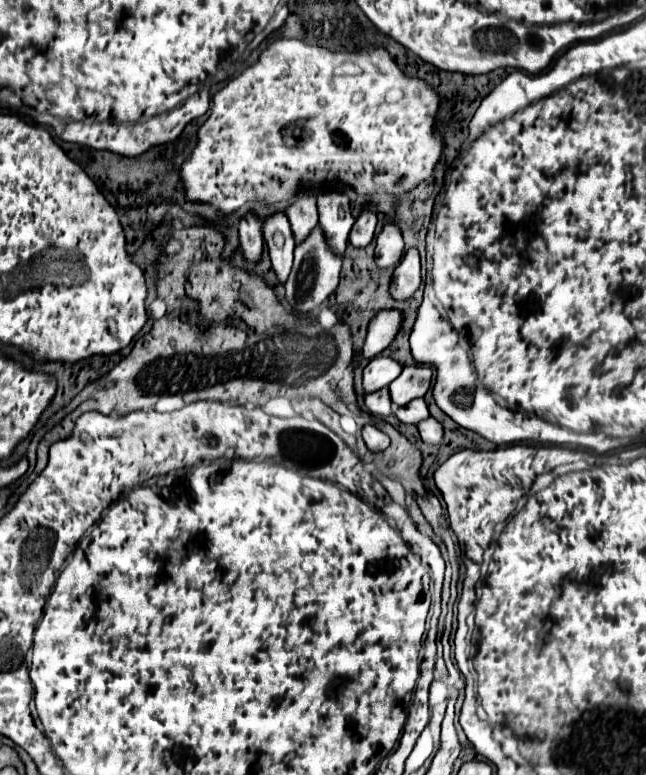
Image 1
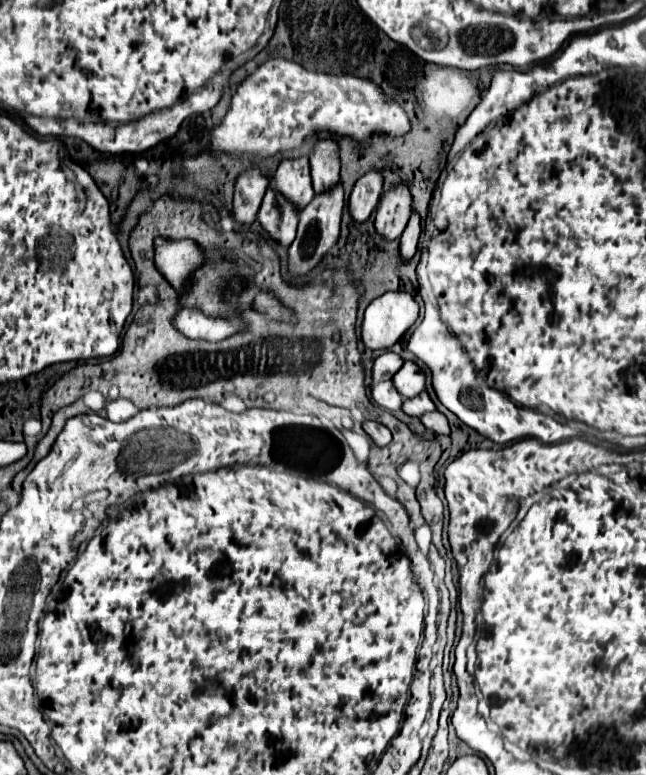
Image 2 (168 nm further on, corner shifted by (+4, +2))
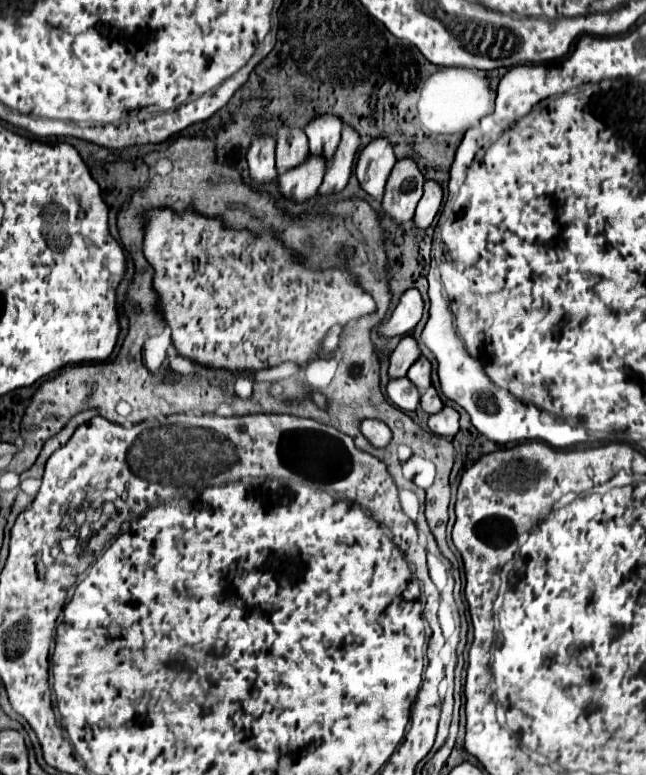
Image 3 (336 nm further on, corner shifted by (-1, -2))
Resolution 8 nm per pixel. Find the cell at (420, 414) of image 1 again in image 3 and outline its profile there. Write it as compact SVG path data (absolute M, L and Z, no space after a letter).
M429 386L429 388L423 392L423 396L421 396L421 408L423 408L427 414L435 414L435 412L439 412L439 410L443 408L443 402L441 402L435 386Z

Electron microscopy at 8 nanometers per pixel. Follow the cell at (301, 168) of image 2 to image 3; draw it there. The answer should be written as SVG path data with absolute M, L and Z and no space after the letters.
M281 126L277 130L277 172L287 172L289 168L305 162L309 154L307 136L301 128Z

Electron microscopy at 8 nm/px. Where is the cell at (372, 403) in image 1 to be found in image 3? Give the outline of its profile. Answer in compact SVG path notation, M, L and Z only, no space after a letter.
M403 376L403 378L393 378L387 384L387 396L397 408L401 408L405 412L411 412L419 406L421 392L417 390L417 386L411 384L411 380L407 376Z

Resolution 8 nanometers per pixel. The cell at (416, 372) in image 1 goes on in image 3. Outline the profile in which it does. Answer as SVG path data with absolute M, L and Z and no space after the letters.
M421 356L407 372L409 380L419 388L419 390L427 390L427 386L431 386L431 362Z

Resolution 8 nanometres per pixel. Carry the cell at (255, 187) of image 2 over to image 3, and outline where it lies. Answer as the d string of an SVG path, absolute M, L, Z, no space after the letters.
M259 134L247 150L247 162L249 162L249 172L253 180L267 182L277 178L275 138L271 134Z

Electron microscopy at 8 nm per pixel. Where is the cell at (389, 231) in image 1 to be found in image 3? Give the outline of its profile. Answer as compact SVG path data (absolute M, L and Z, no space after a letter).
M399 158L389 174L383 208L395 222L407 222L413 218L415 206L423 194L423 174L409 158Z

